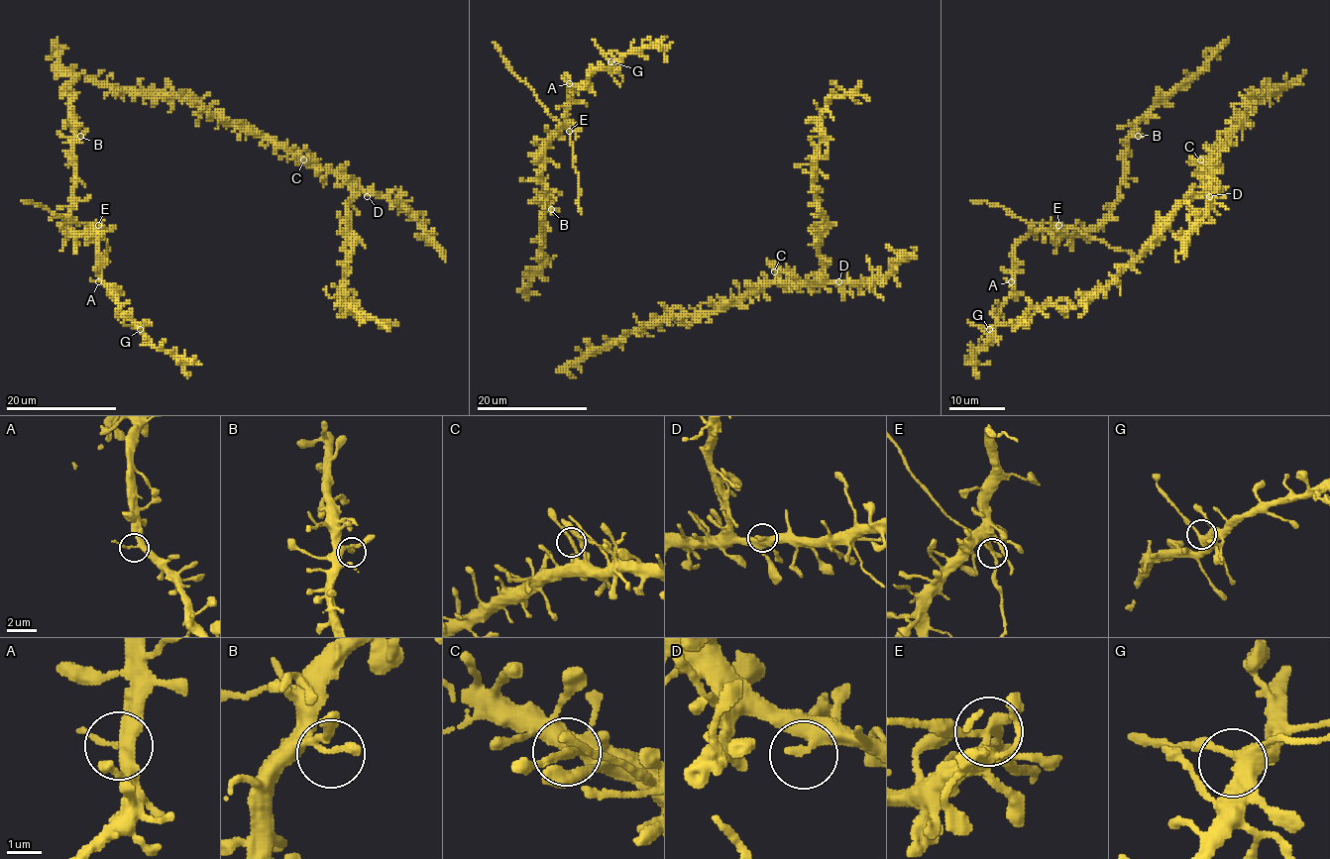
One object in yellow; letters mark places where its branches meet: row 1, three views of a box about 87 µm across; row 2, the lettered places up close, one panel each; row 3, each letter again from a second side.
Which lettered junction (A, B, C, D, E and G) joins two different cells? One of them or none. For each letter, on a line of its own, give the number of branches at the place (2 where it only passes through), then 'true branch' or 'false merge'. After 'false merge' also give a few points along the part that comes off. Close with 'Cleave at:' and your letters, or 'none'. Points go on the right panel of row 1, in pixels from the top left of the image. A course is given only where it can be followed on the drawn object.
A: 3 branches meet; true branch
B: 2 branches meet; true branch
C: 2 branches meet; true branch
D: 3 branches meet; true branch
E: 3 branches meet; true branch
G: 3 branches meet; true branch
Cleave at: none

